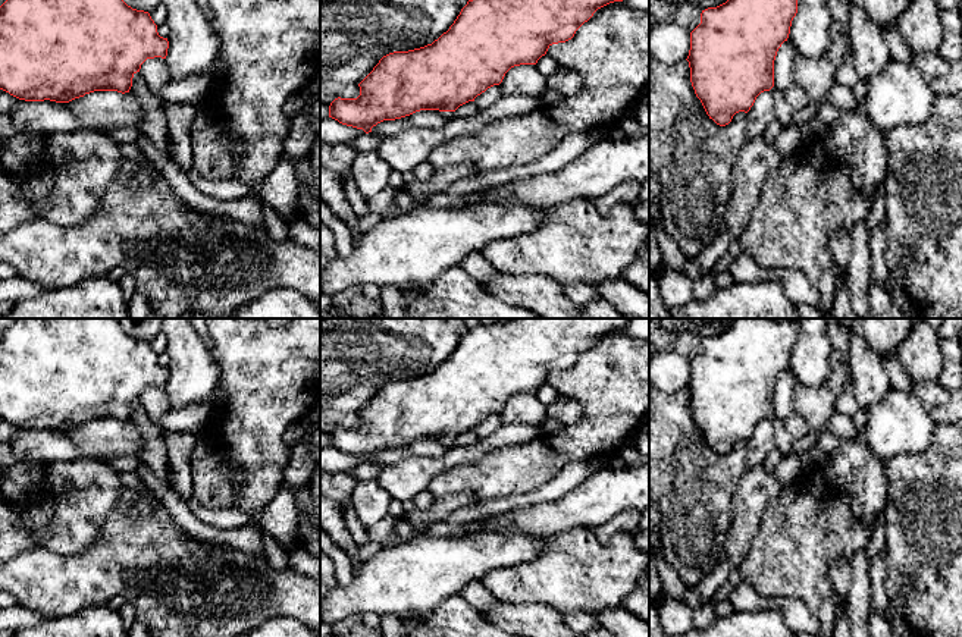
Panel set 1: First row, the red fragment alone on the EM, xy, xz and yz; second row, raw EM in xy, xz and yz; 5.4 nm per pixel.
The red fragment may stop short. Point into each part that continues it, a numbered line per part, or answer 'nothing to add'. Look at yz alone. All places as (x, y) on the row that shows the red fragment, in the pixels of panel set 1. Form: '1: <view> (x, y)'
1: yz (785, 112)

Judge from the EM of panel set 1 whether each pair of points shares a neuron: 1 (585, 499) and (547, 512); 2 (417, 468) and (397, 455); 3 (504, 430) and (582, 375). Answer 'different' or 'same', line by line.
1: same
2: different
3: different

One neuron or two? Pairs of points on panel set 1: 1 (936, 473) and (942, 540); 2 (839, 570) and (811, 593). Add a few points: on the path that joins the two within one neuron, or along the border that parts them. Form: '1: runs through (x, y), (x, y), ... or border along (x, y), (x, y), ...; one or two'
1: runs through (942, 489), (942, 524); one
2: border along (842, 555), (829, 568), (837, 612); two

